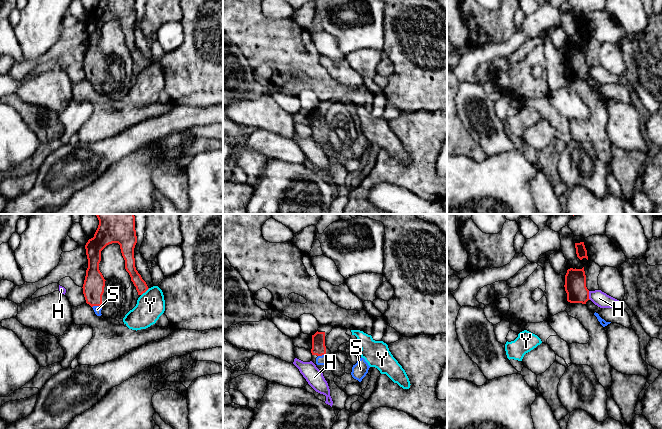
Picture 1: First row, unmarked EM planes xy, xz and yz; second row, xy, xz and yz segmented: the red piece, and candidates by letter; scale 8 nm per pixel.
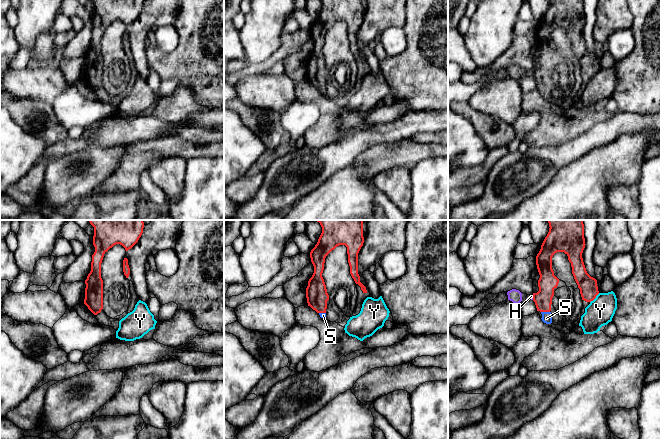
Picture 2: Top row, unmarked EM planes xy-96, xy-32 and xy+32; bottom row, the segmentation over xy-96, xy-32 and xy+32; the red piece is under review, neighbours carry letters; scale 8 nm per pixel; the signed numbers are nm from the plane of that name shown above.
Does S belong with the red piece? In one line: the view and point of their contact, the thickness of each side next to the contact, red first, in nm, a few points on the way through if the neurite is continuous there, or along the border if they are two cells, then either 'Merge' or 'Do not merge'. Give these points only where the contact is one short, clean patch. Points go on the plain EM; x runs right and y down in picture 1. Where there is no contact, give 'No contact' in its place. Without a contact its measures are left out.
Touches red at xy (96, 81). Thickness 180 nm (red) against 60 nm. Merge

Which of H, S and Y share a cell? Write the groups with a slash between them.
H / S / Y

